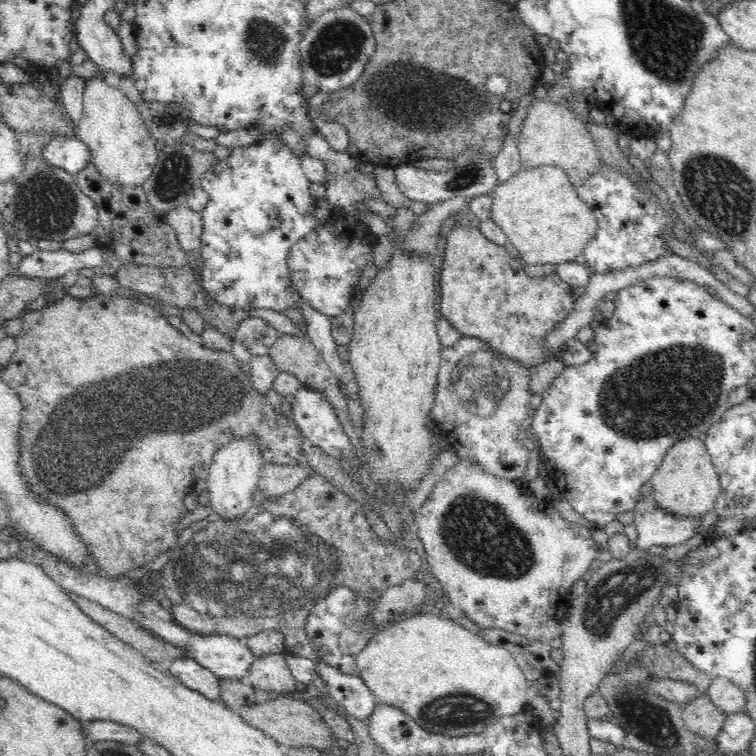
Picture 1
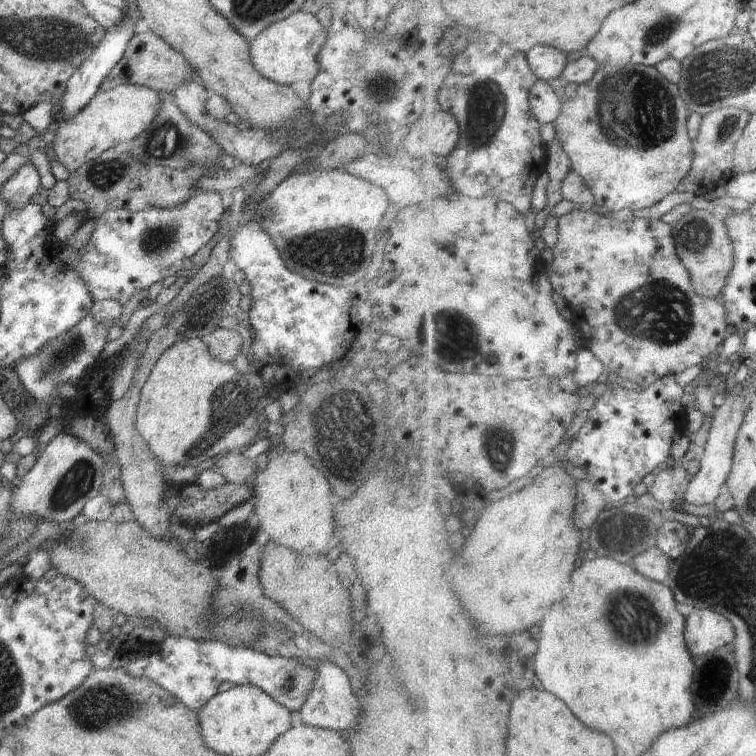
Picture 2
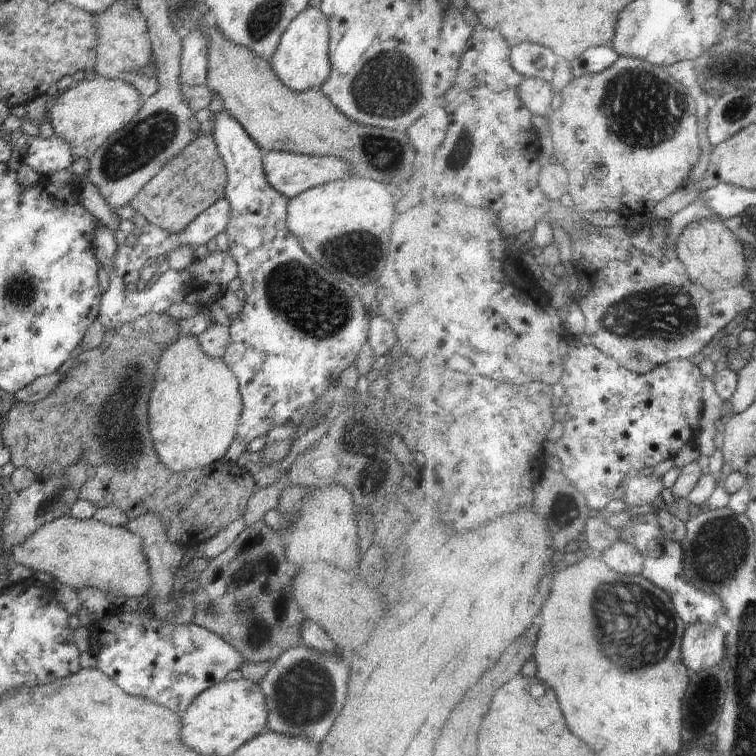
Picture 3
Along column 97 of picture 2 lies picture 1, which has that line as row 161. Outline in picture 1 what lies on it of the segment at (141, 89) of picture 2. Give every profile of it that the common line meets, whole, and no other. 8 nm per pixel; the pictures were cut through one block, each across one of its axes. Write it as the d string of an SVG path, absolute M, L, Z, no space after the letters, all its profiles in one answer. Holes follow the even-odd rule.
M94 78L85 83L83 114L82 119L76 125L78 127L76 136L88 145L90 155L92 155L92 164L103 178L121 186L141 186L152 174L154 166L158 162L157 140L150 135L137 106L118 90L113 80Z

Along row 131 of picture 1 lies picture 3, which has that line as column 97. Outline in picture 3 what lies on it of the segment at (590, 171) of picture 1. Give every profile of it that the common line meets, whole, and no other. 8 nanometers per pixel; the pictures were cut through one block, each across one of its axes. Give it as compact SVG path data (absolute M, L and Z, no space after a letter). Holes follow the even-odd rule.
M62 514L60 518L42 524L30 538L26 538L12 549L16 564L22 564L33 571L40 570L54 576L56 585L70 586L76 591L85 588L96 588L103 593L117 594L121 599L144 596L152 588L151 576L148 576L149 565L142 552L142 540L124 526L108 525L94 517L88 520L74 518L70 514Z

